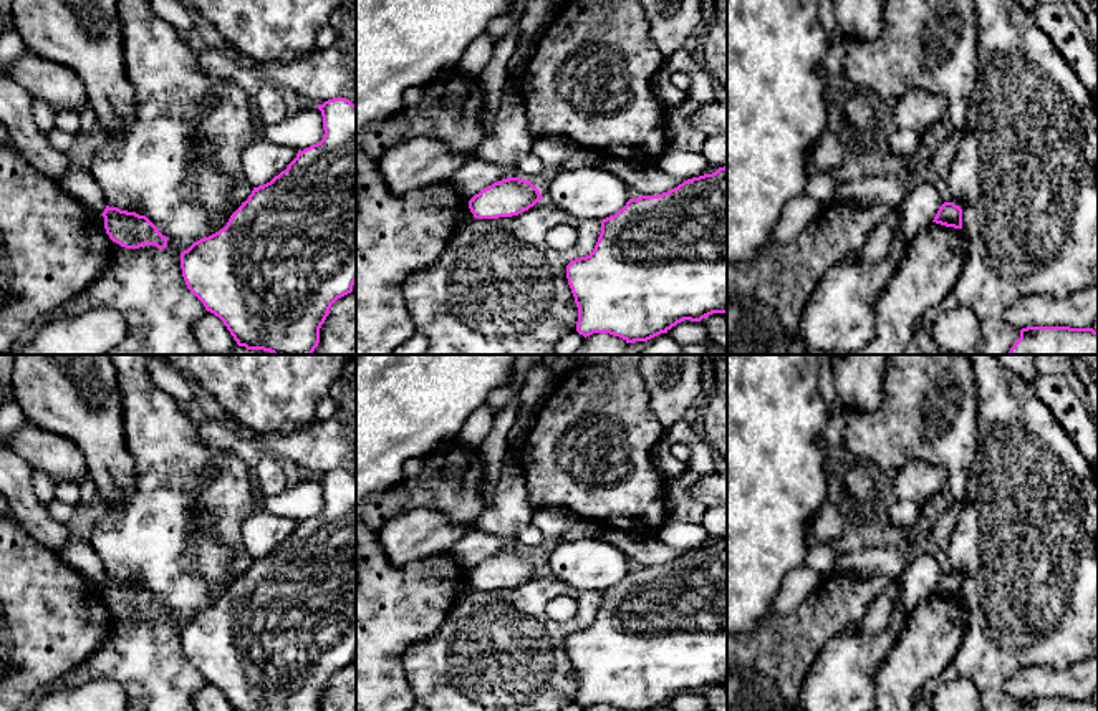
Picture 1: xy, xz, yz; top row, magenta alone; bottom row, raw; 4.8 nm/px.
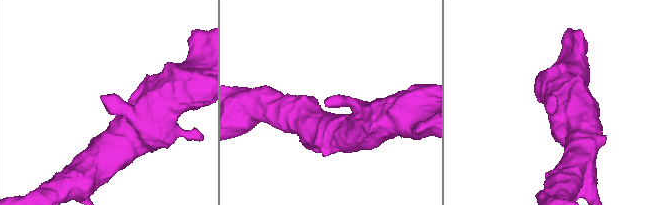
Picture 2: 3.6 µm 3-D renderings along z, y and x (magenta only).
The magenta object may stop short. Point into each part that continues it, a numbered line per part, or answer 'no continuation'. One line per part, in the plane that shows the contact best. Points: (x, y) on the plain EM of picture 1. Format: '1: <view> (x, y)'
no continuation

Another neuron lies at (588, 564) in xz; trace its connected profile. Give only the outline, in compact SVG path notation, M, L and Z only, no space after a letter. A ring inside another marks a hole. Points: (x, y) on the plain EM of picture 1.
M603 539L560 542L542 568L580 592L603 592L629 572L628 557Z

